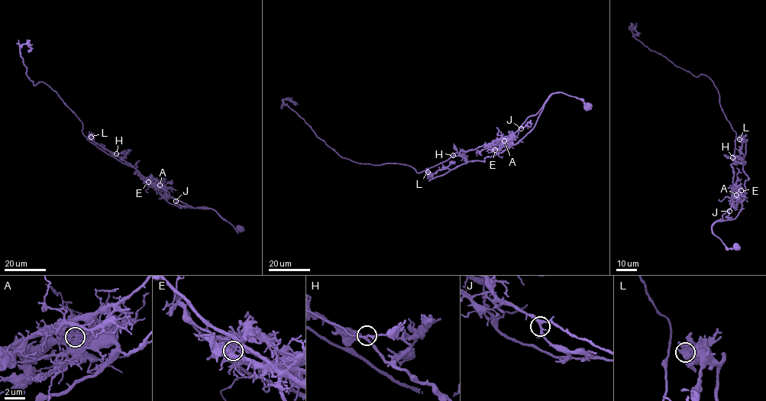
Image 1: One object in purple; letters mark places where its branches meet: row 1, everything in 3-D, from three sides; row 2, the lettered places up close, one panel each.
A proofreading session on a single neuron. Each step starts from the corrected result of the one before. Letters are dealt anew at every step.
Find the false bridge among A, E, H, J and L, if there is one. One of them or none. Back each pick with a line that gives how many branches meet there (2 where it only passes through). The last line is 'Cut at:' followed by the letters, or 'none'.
A: Branches: 4
Cut at: A

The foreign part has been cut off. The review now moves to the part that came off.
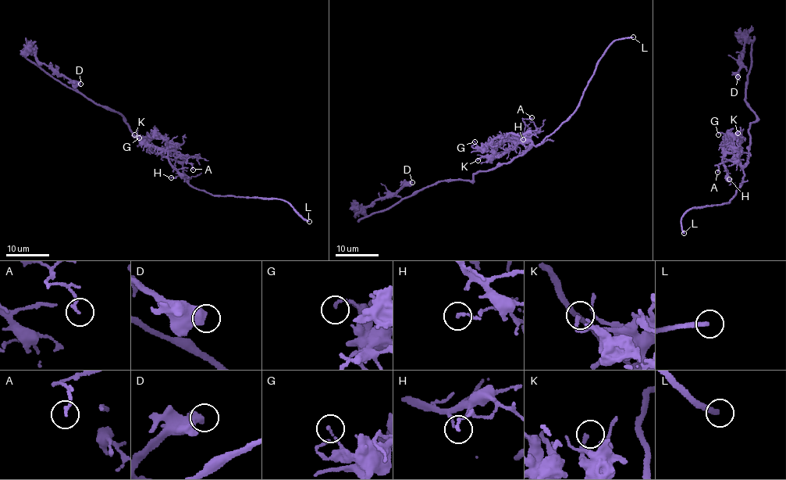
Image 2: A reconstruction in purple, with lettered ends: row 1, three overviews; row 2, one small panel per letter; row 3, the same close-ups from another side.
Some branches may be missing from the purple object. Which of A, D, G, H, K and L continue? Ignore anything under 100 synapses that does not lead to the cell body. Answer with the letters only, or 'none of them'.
L

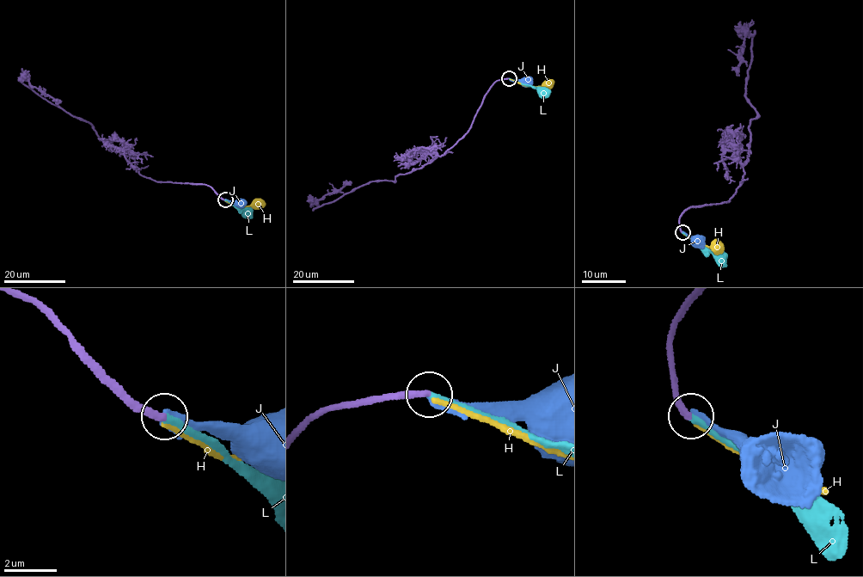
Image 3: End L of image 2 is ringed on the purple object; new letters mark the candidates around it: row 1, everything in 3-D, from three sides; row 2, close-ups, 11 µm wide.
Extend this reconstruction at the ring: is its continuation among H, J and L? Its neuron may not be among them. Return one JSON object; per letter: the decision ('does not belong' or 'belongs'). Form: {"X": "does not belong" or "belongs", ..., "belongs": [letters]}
{"H": "does not belong", "J": "does not belong", "L": "belongs", "belongs": ["L"]}

